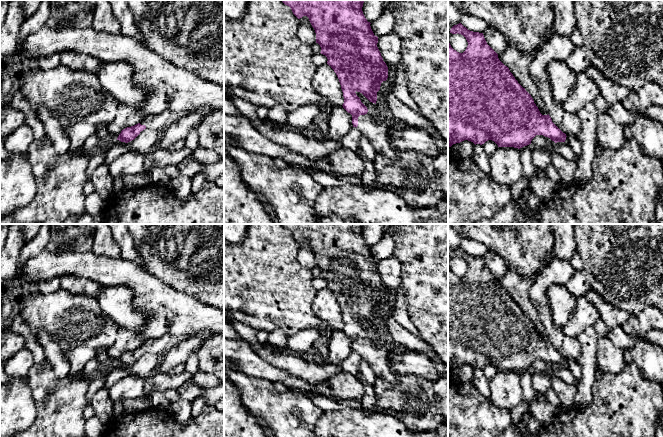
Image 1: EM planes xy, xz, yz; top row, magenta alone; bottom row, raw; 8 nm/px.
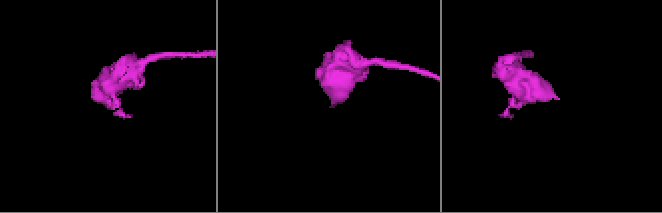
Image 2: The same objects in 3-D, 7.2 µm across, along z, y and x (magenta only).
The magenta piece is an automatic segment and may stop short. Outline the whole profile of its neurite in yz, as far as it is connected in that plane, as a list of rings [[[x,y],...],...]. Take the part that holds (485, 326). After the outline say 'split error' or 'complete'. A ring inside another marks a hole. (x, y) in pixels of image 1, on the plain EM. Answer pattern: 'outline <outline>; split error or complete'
outline [[[461,247],[454,249],[450,257],[463,259],[468,270],[463,277],[454,274],[448,262],[448,371],[468,364],[476,368],[494,365],[498,371],[522,372],[531,368],[536,359],[543,359],[555,367],[565,366],[563,357],[548,339],[542,339],[531,319],[515,303],[509,292],[498,282],[498,278],[487,268],[483,257],[473,256]]]; complete

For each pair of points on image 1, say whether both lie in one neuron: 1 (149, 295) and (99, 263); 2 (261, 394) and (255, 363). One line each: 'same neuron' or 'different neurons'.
1: same neuron
2: different neurons

